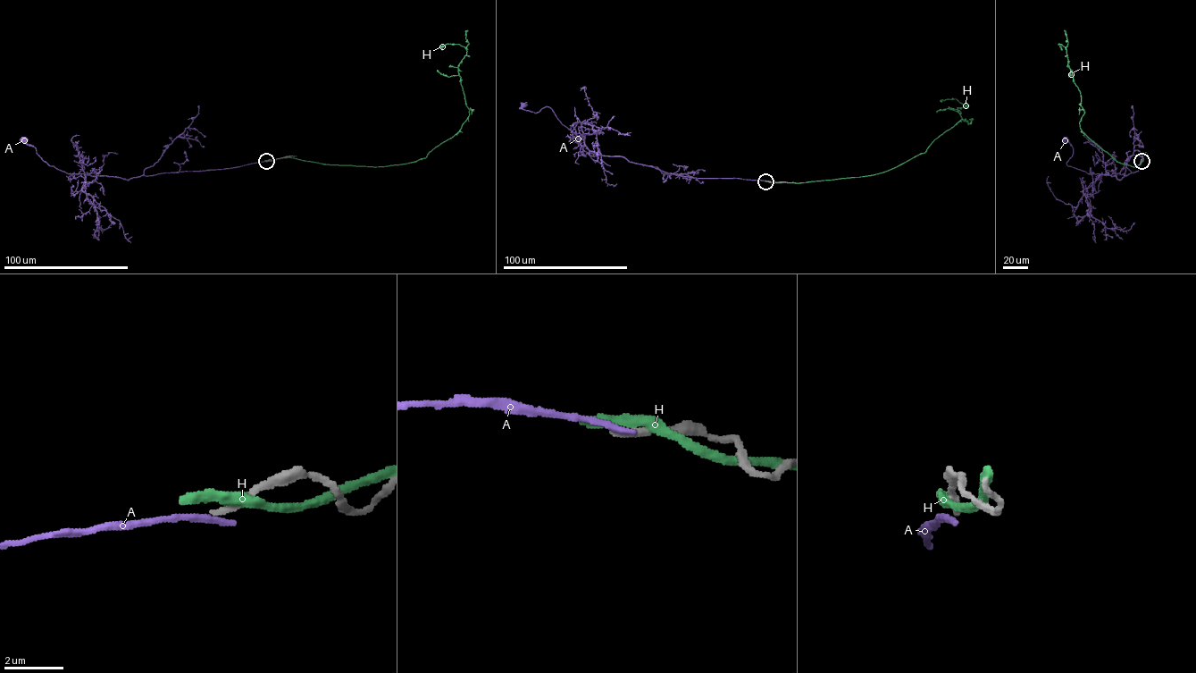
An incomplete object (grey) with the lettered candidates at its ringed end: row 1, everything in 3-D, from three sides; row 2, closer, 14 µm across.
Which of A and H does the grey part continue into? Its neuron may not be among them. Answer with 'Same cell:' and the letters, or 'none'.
Same cell: none

